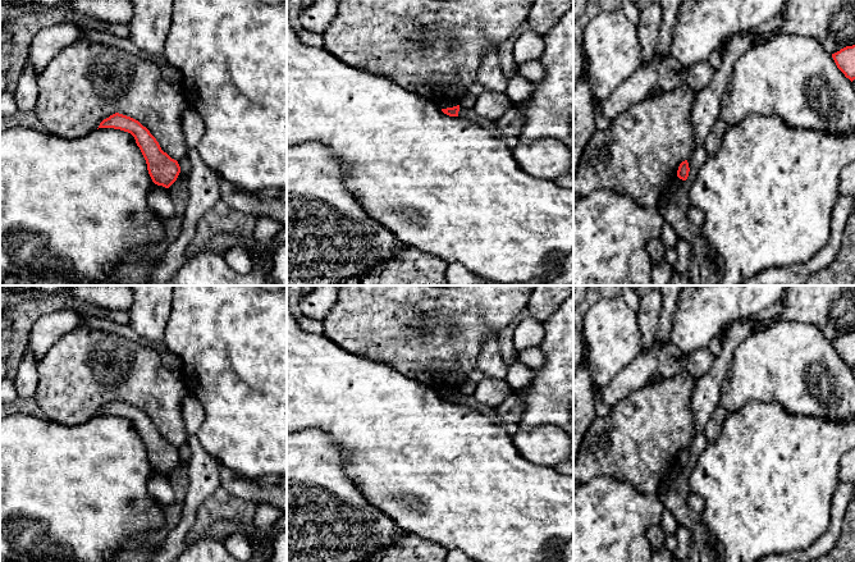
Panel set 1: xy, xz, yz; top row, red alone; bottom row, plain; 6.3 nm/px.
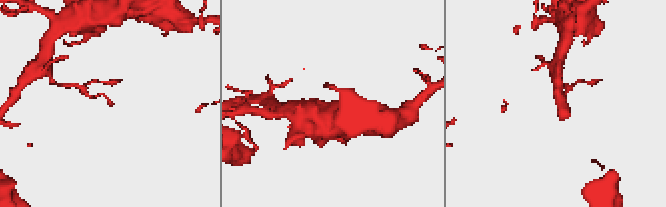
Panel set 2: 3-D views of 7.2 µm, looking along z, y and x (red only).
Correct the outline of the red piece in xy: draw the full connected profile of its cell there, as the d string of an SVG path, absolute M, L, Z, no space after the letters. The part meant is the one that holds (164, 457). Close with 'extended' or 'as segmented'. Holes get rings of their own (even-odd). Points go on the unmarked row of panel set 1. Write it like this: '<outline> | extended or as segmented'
M115 399L104 406L99 415L114 415L131 420L146 447L148 461L155 471L169 475L177 467L180 460L178 448L161 437L156 425L138 407Z | as segmented

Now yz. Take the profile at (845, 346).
M855 332L841 335L832 341L832 344L837 355L852 369L855 366Z | as segmented

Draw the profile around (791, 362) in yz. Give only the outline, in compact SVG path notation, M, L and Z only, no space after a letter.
M779 320L753 333L737 346L719 388L718 405L727 415L741 410L749 402L777 402L795 416L854 420L855 375L837 355L832 341L815 324Z

